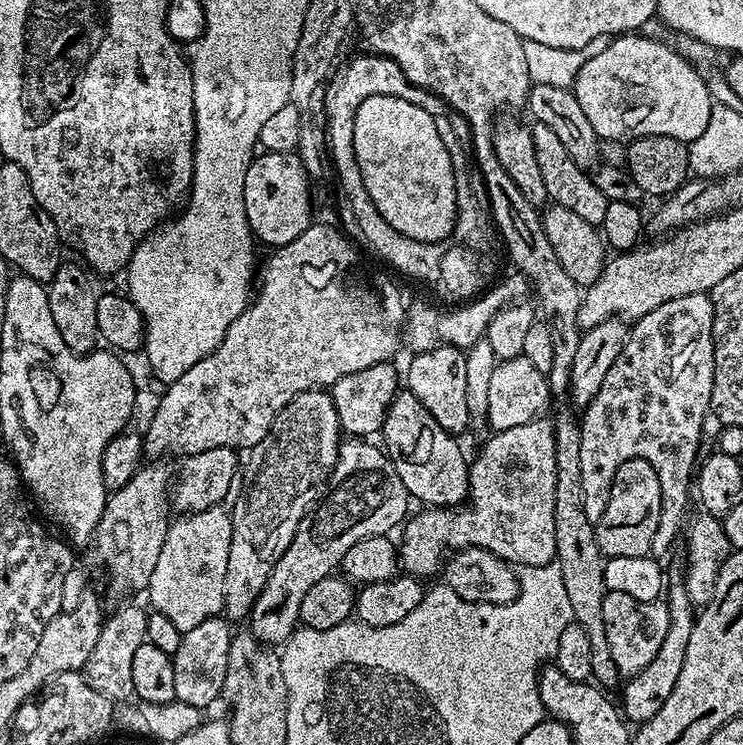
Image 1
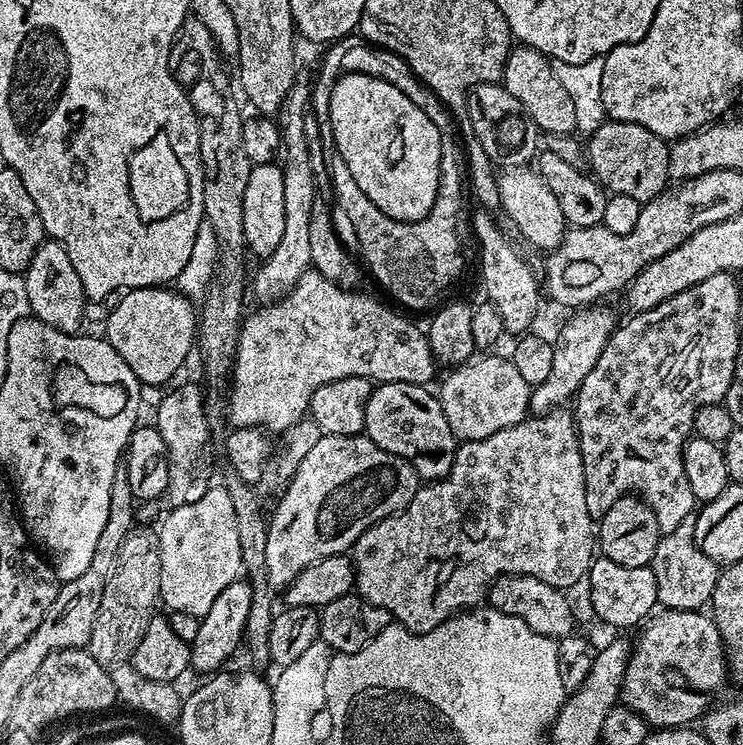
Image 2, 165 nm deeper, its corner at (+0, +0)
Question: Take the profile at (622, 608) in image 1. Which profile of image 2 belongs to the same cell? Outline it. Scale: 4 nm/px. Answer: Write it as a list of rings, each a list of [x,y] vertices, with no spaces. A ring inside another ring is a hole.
[[[660,610],[643,621],[636,644],[634,640],[624,675],[622,700],[643,716],[653,729],[683,728],[699,721],[705,711],[706,703],[700,697],[703,695],[688,684],[684,672],[684,660],[688,660],[688,652],[696,648],[700,624],[704,624],[704,614],[699,611]]]

